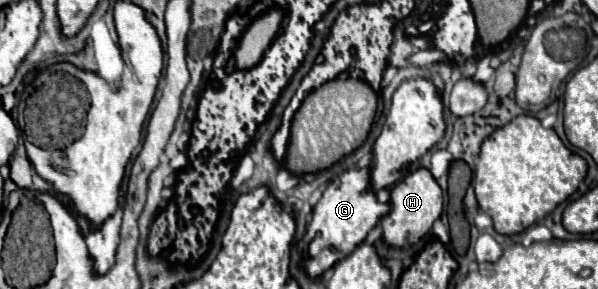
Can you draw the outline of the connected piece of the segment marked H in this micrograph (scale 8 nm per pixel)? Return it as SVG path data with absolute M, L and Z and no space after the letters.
M420 167L414 173L410 173L408 177L404 177L398 185L392 187L392 191L390 191L390 205L392 205L392 209L380 221L382 229L384 229L382 237L390 245L410 247L416 241L420 241L420 237L424 237L432 229L432 223L442 213L444 197L442 197L440 185L432 177L432 173L428 169L424 169L424 167Z

